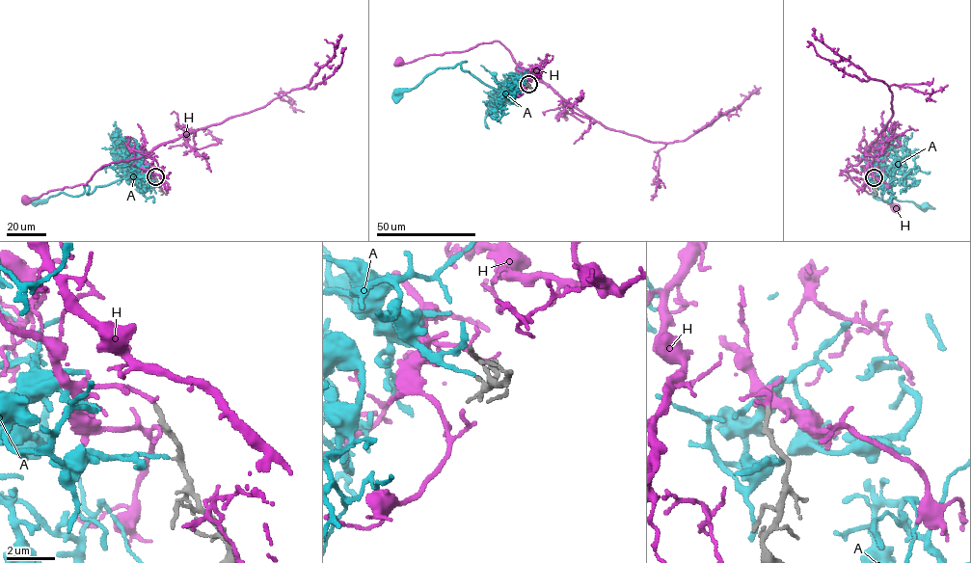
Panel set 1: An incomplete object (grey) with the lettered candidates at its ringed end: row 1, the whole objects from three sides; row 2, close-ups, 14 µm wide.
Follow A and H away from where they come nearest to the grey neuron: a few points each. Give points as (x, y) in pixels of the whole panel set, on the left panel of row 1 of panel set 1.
A: (156, 180), (139, 177), (139, 168), (88, 194), (84, 185), (80, 196), (60, 193), (36, 203)
H: (154, 176), (142, 168), (148, 153), (159, 146), (264, 107), (292, 90), (315, 88), (340, 65), (340, 52)

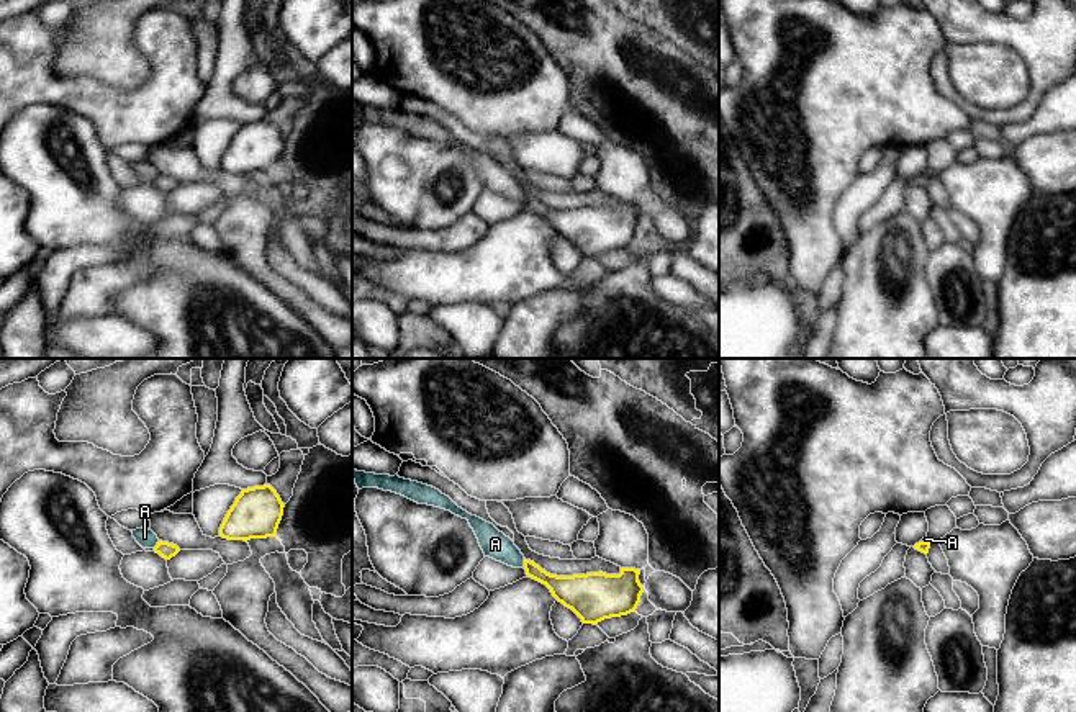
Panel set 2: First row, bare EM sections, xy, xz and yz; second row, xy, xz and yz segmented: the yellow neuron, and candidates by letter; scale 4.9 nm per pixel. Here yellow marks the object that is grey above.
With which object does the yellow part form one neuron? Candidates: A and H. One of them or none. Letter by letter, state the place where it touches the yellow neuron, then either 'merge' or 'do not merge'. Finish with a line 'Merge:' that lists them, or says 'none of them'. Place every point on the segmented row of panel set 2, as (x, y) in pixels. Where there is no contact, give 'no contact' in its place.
A: xz (524, 563) | do not merge
H: no contact | merge
Merge: H

